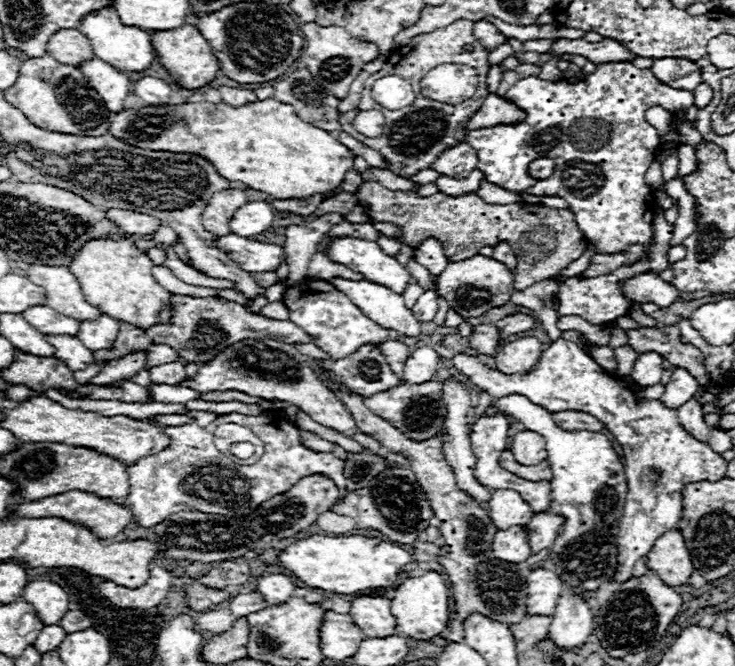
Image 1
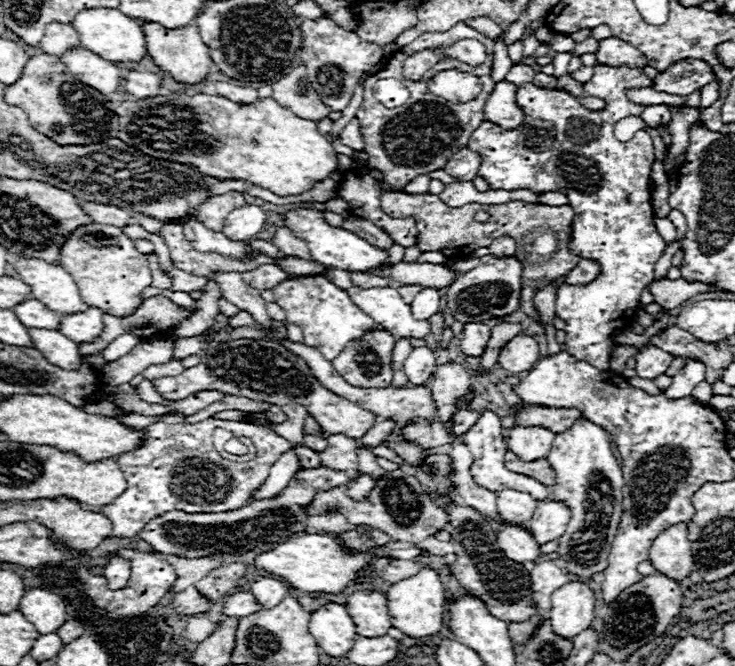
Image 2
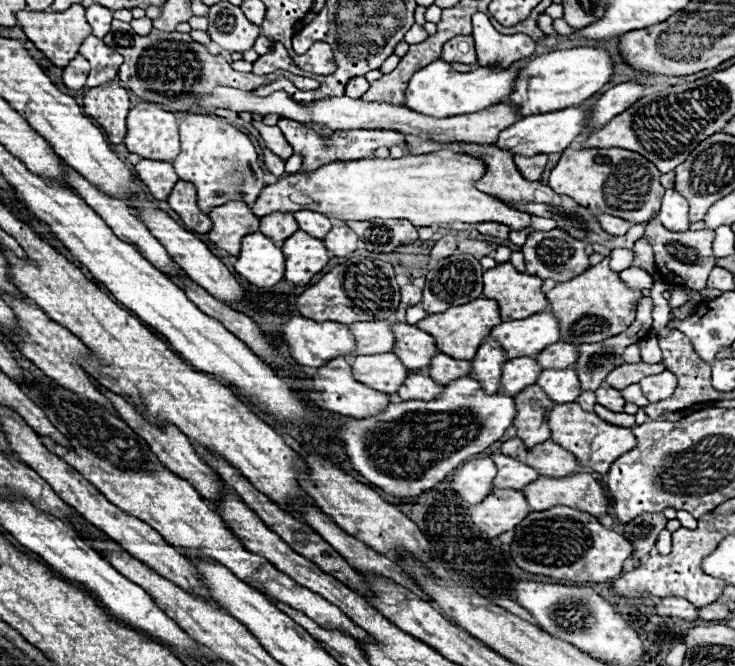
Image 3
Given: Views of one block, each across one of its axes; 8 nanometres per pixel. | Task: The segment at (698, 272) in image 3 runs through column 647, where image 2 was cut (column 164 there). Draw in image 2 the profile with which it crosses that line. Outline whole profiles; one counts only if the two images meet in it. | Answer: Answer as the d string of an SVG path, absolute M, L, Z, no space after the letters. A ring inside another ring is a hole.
M164 224L162 234L160 234L168 248L170 248L170 256L176 268L188 272L188 274L196 274L196 276L210 276L214 270L234 270L234 272L248 272L254 270L260 264L272 264L272 260L268 256L258 256L254 260L244 260L244 262L236 262L224 256L218 256L214 252L198 252L190 246L190 242L184 238L182 226L178 224Z

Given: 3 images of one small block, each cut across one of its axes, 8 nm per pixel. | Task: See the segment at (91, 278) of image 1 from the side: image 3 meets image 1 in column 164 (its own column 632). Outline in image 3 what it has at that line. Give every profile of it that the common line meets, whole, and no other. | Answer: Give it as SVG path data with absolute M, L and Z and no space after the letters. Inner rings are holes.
M606 256L600 264L588 268L580 276L572 278L568 282L560 282L550 292L546 292L550 308L552 308L552 312L556 312L556 318L560 320L560 336L562 336L562 340L568 340L570 344L586 344L586 342L592 342L592 340L604 340L608 336L614 336L616 332L624 332L624 328L628 328L632 324L636 304L642 298L642 294L640 294L640 290L628 288L618 278L618 272L610 270L608 262L610 262L610 256Z

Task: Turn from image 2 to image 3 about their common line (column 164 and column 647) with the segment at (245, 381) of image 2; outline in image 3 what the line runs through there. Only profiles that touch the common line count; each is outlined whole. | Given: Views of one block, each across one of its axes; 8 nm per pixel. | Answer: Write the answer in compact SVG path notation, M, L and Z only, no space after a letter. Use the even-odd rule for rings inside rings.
M662 372L662 374L656 374L656 376L648 376L644 380L640 380L640 386L642 386L642 392L644 396L648 396L650 402L660 402L668 396L672 396L672 392L676 390L676 376L672 372Z

